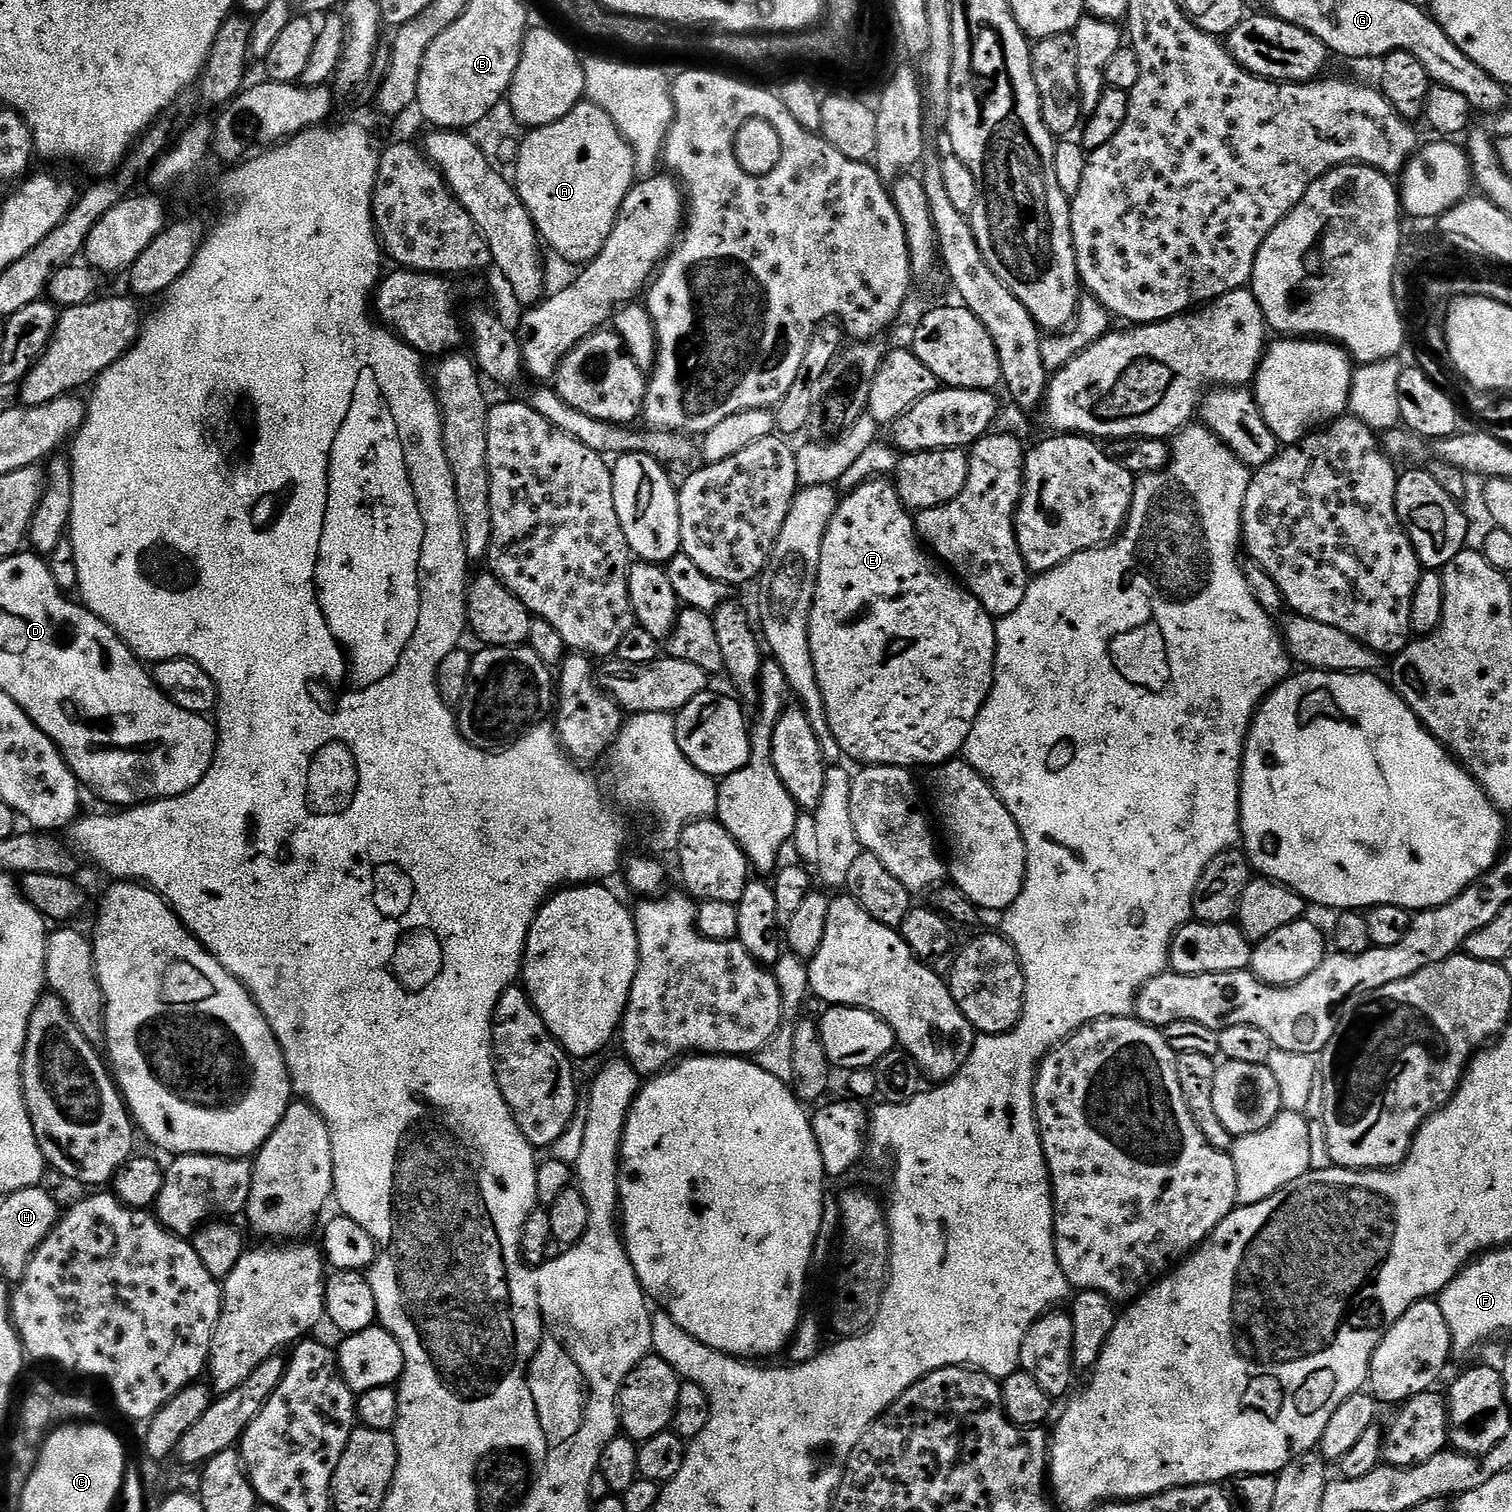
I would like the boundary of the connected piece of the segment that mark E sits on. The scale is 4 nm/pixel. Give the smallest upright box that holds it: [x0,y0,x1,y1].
[809,478,996,770]

